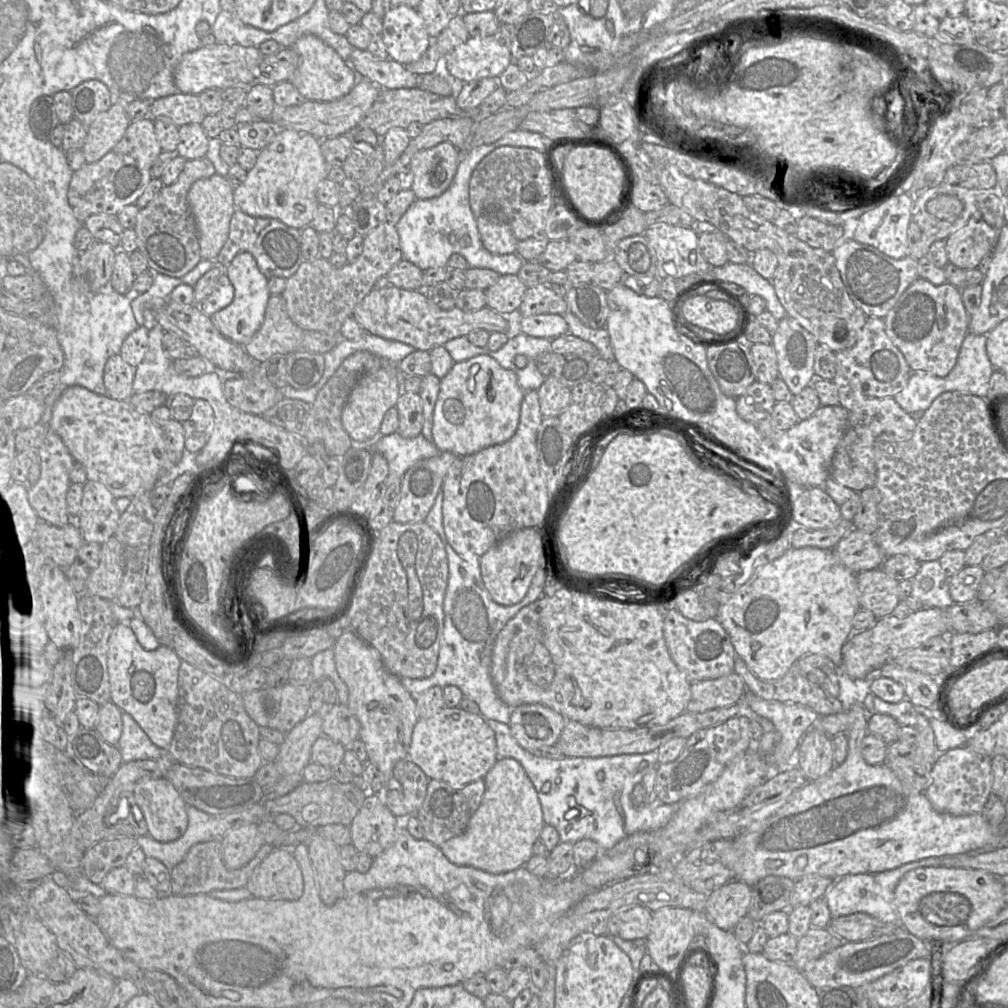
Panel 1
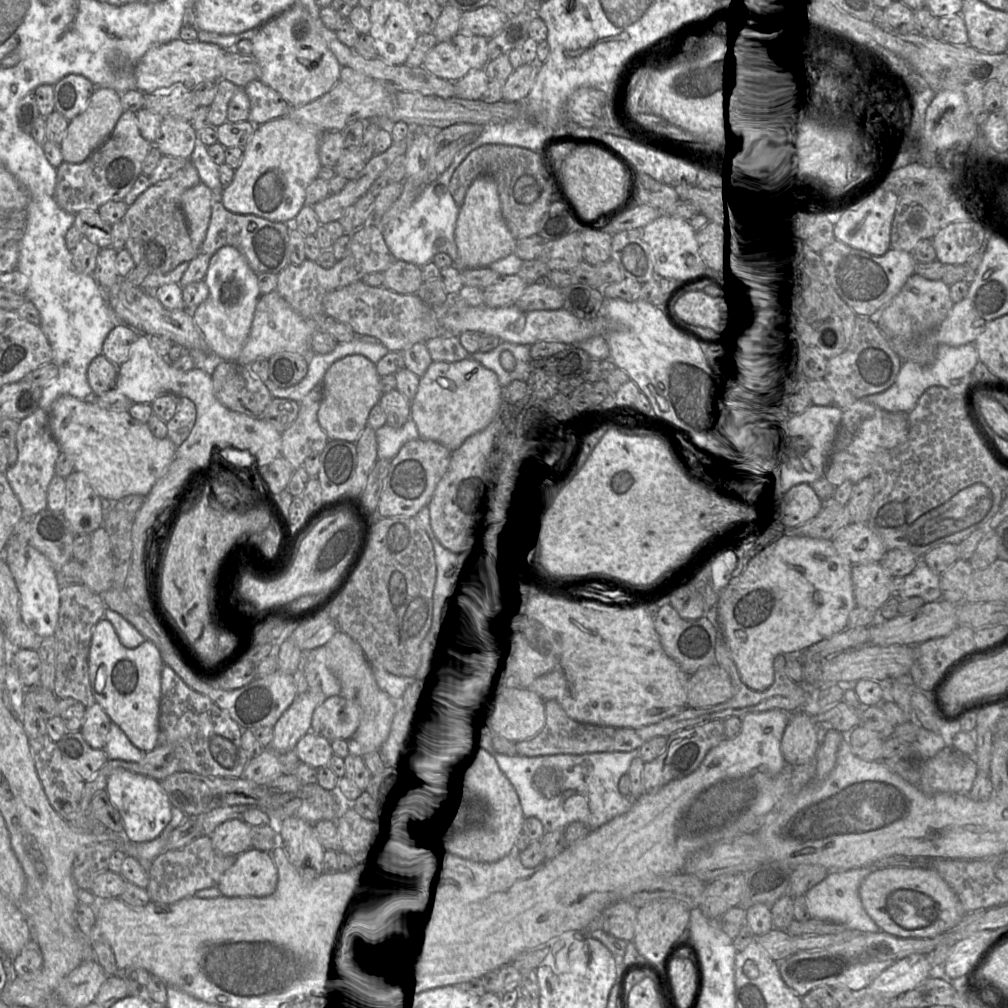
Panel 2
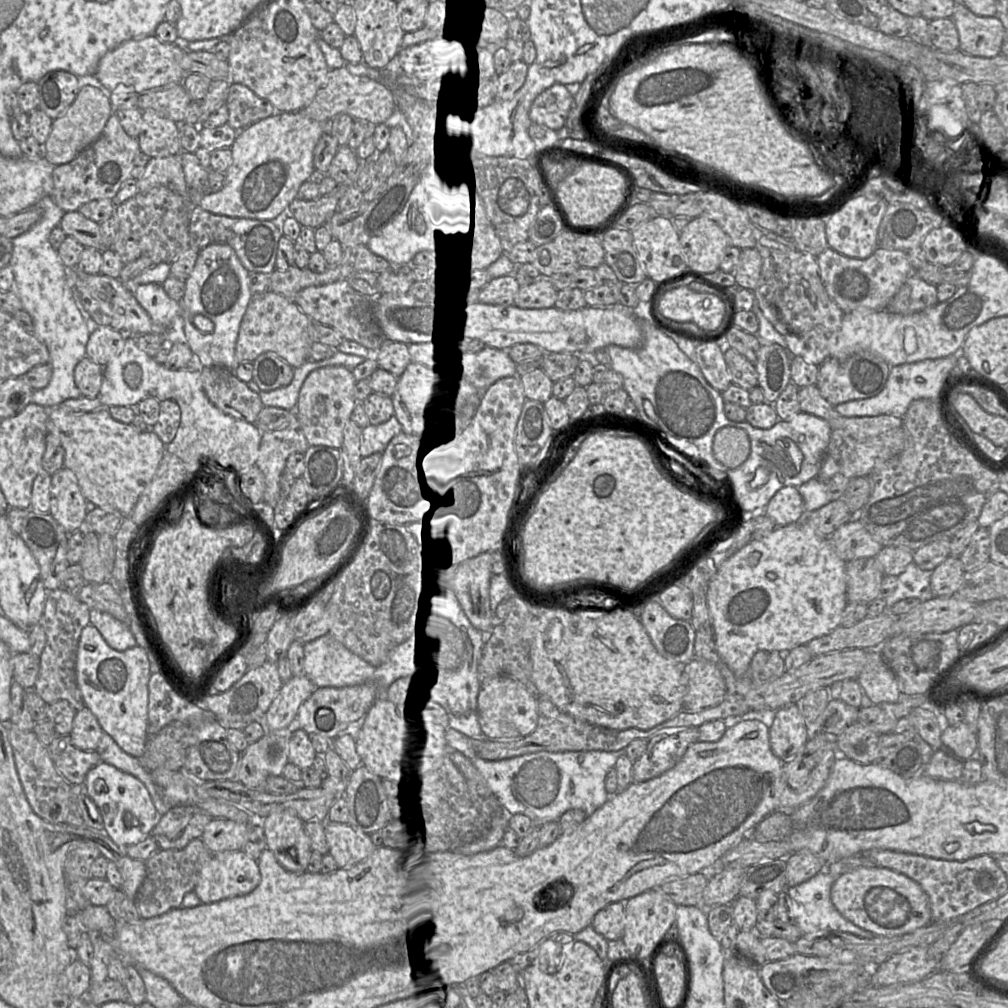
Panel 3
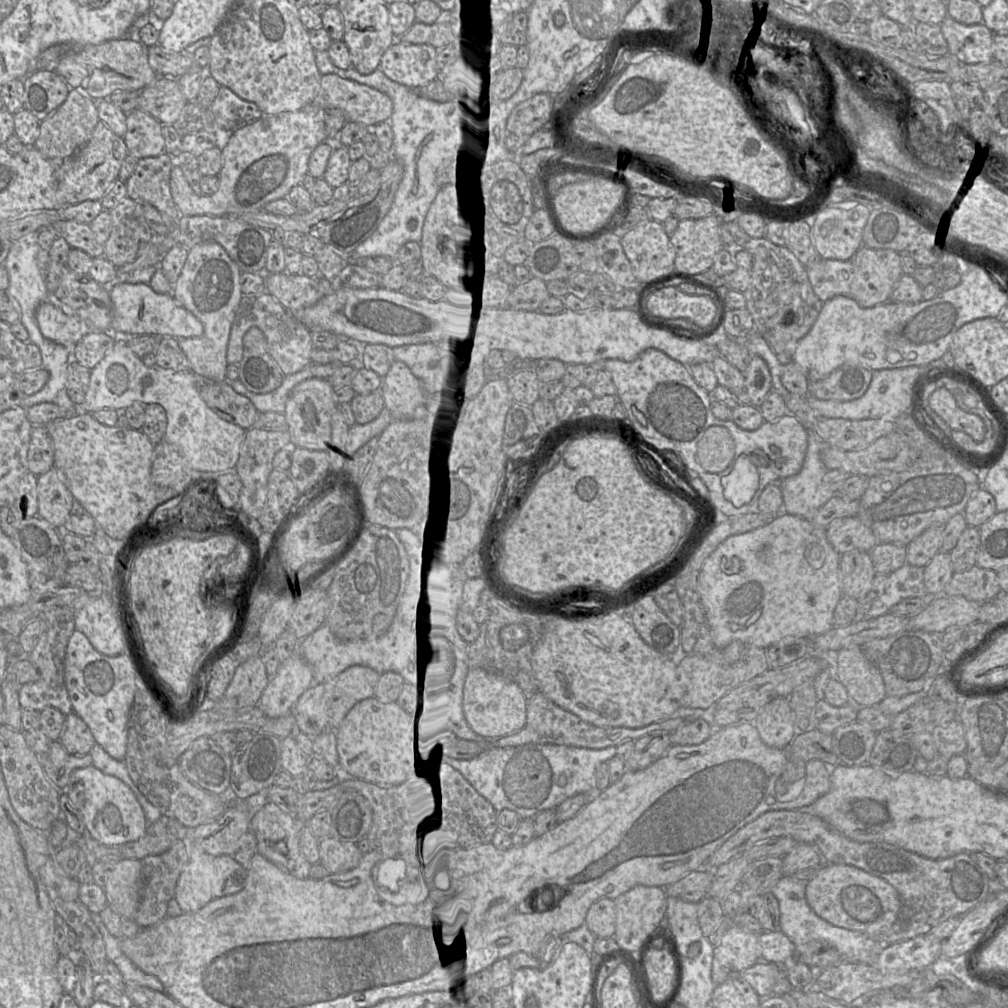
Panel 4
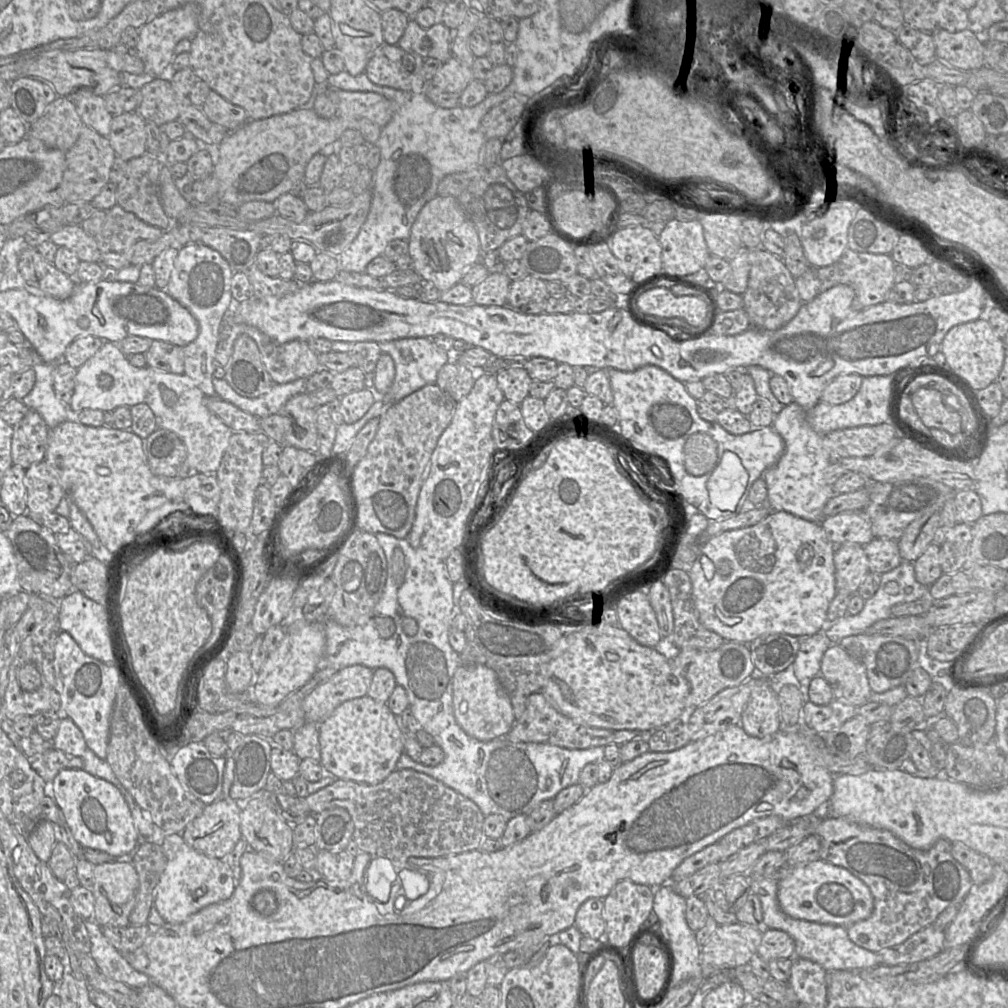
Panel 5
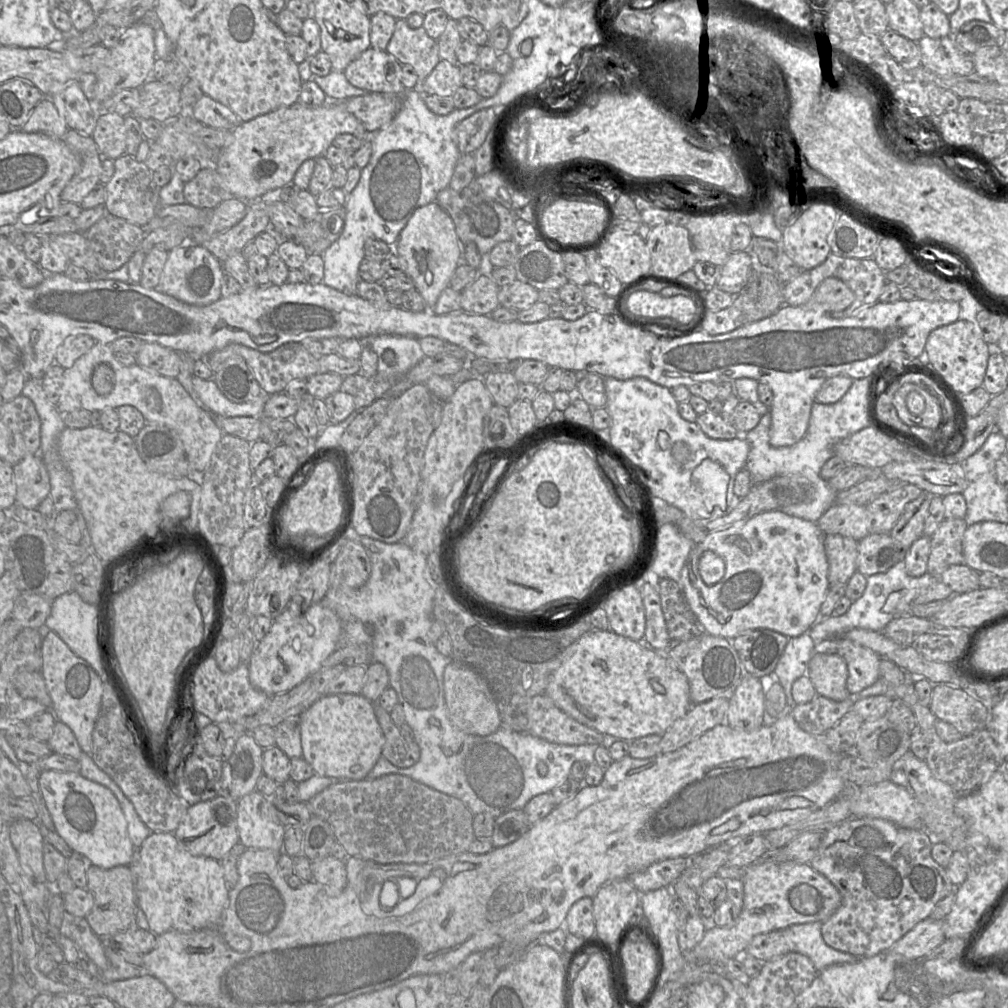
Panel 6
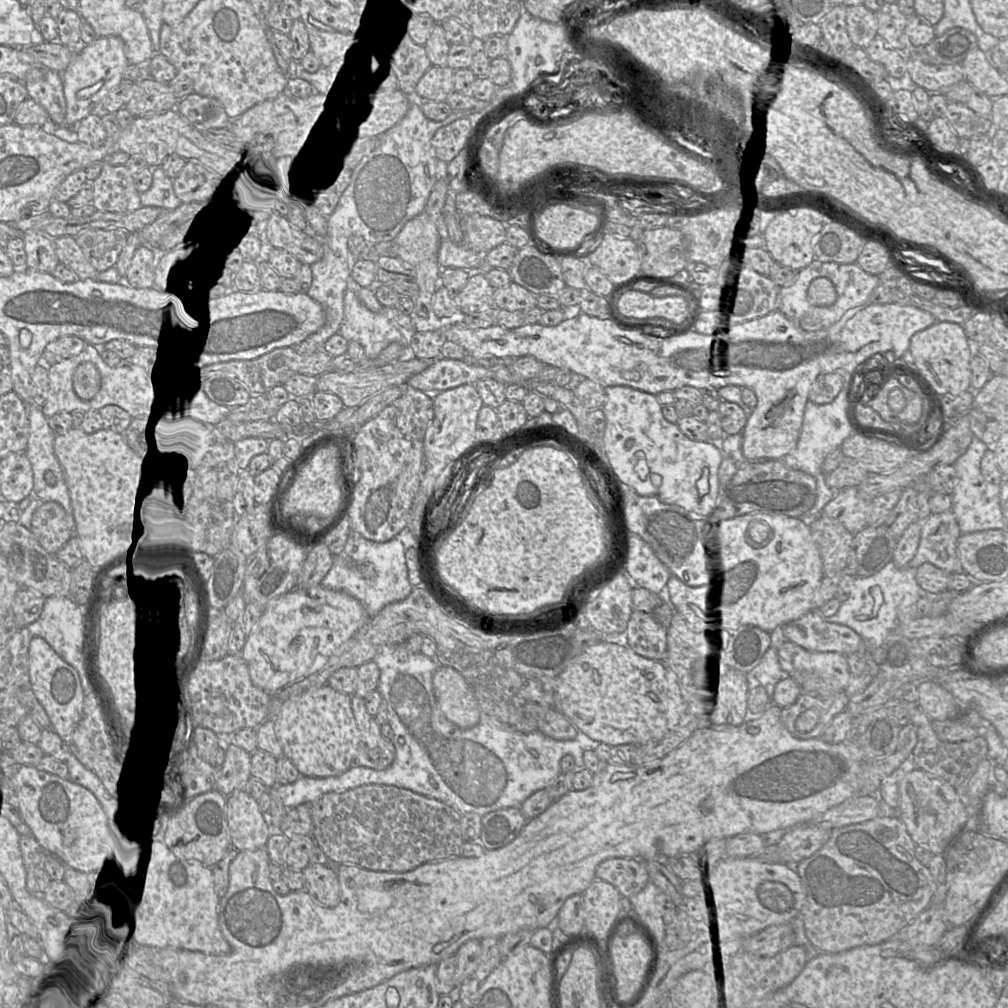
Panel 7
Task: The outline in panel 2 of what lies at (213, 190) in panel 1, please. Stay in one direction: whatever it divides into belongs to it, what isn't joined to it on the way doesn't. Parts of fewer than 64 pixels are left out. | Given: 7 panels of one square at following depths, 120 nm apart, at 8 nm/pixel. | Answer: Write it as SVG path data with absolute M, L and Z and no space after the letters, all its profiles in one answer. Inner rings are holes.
M202 183L187 189L181 197L181 208L188 223L191 243L199 252L211 218L212 197L212 191Z

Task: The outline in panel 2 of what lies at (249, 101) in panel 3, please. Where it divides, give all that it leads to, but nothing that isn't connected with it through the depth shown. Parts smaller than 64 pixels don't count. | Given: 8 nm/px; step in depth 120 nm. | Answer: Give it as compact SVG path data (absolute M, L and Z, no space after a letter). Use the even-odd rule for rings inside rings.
M259 80L250 82L243 90L250 100L250 112L247 121L254 125L262 125L288 116L292 109L277 91Z

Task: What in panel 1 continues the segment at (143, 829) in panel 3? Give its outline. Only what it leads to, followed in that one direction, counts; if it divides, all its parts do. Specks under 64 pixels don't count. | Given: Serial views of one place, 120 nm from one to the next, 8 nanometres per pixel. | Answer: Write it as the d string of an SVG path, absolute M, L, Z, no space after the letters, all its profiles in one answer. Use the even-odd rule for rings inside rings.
M165 777L141 780L132 796L146 821L148 836L160 842L170 842L187 830L187 804Z

